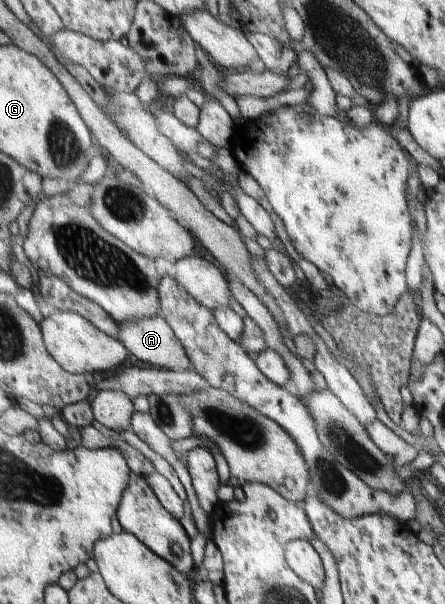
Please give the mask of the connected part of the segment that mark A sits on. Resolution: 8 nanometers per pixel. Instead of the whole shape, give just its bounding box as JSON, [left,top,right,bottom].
[120,315,194,370]

